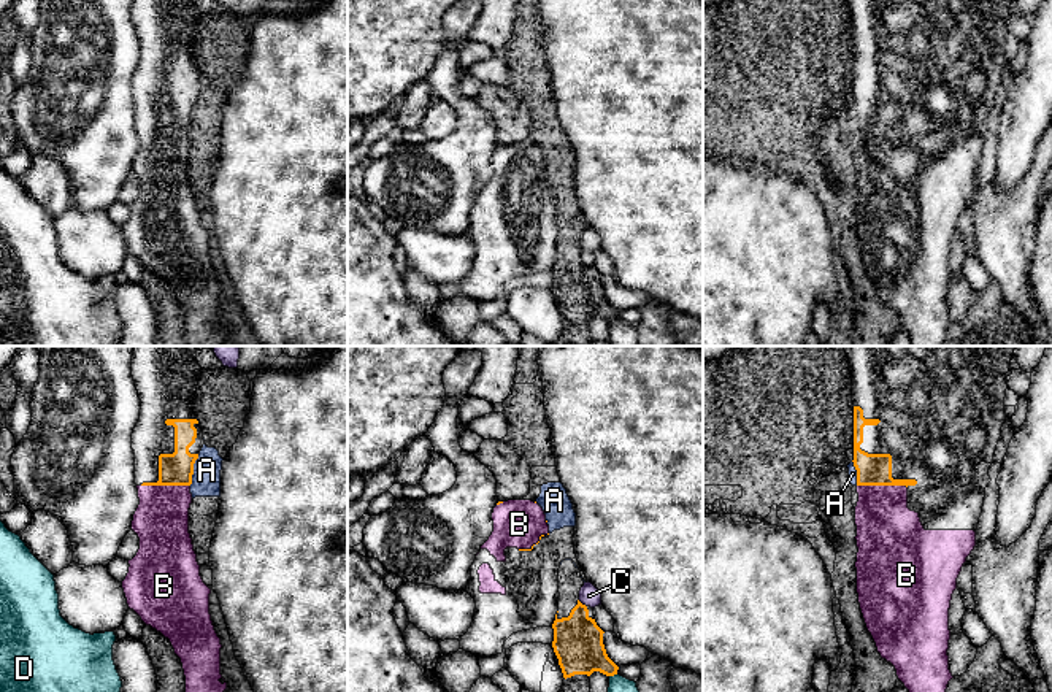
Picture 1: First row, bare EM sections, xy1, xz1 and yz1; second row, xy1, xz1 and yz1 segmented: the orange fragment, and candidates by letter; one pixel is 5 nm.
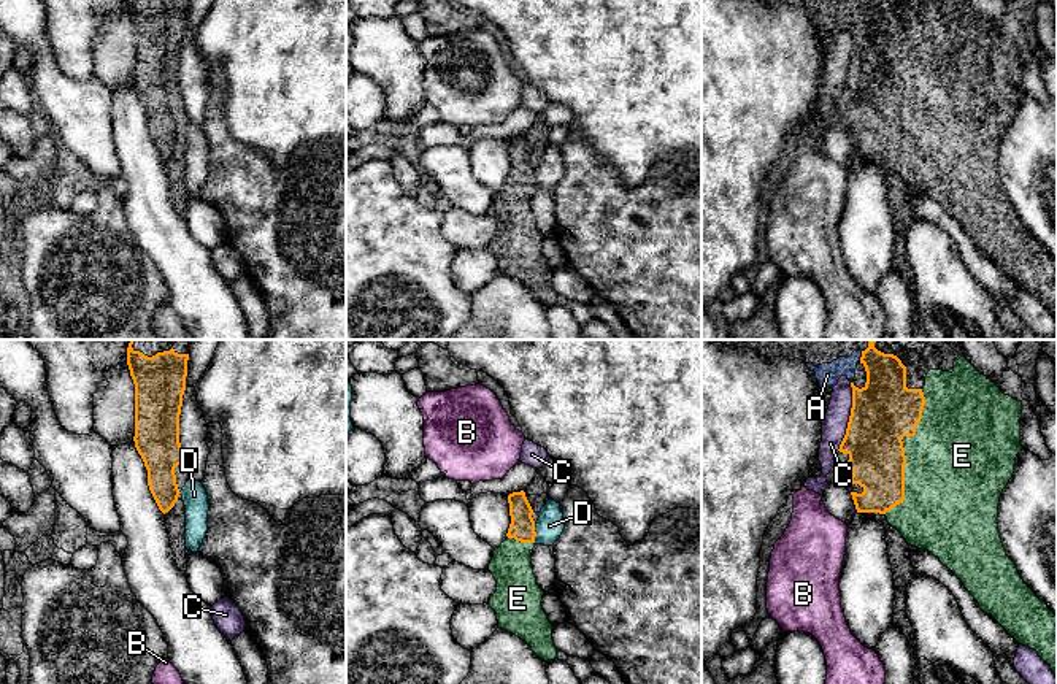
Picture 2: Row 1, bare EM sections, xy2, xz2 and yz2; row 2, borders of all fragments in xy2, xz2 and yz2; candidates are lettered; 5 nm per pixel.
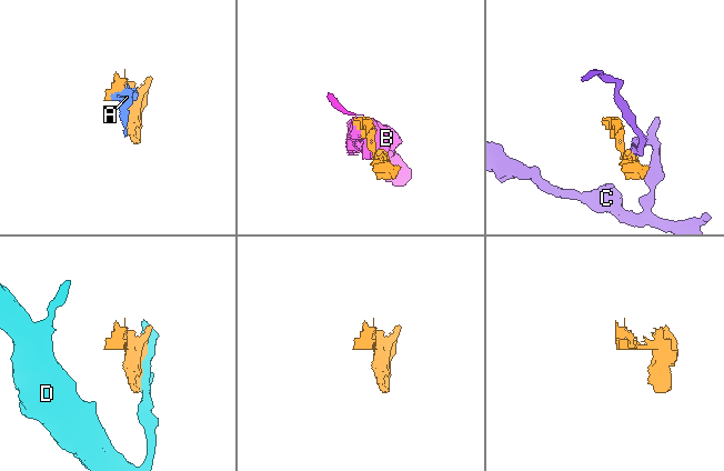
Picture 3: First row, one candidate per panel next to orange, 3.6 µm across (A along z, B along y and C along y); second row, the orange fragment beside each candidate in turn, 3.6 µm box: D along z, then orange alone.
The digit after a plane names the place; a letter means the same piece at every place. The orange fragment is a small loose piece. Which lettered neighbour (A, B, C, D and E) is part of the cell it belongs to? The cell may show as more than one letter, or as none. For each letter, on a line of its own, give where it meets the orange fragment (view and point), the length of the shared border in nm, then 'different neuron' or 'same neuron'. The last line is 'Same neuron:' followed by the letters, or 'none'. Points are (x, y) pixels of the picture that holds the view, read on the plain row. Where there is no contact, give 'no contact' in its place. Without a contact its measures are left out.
A: xy1 (192, 115) | 170 nm | same neuron
B: yz1 (883, 129) | 260 nm | different neuron
C: yz2 (849, 62) | 360 nm | different neuron
D: xz2 (535, 176) | 100 nm | different neuron
E: yz2 (903, 94) | 650 nm | same neuron
Same neuron: A, E

